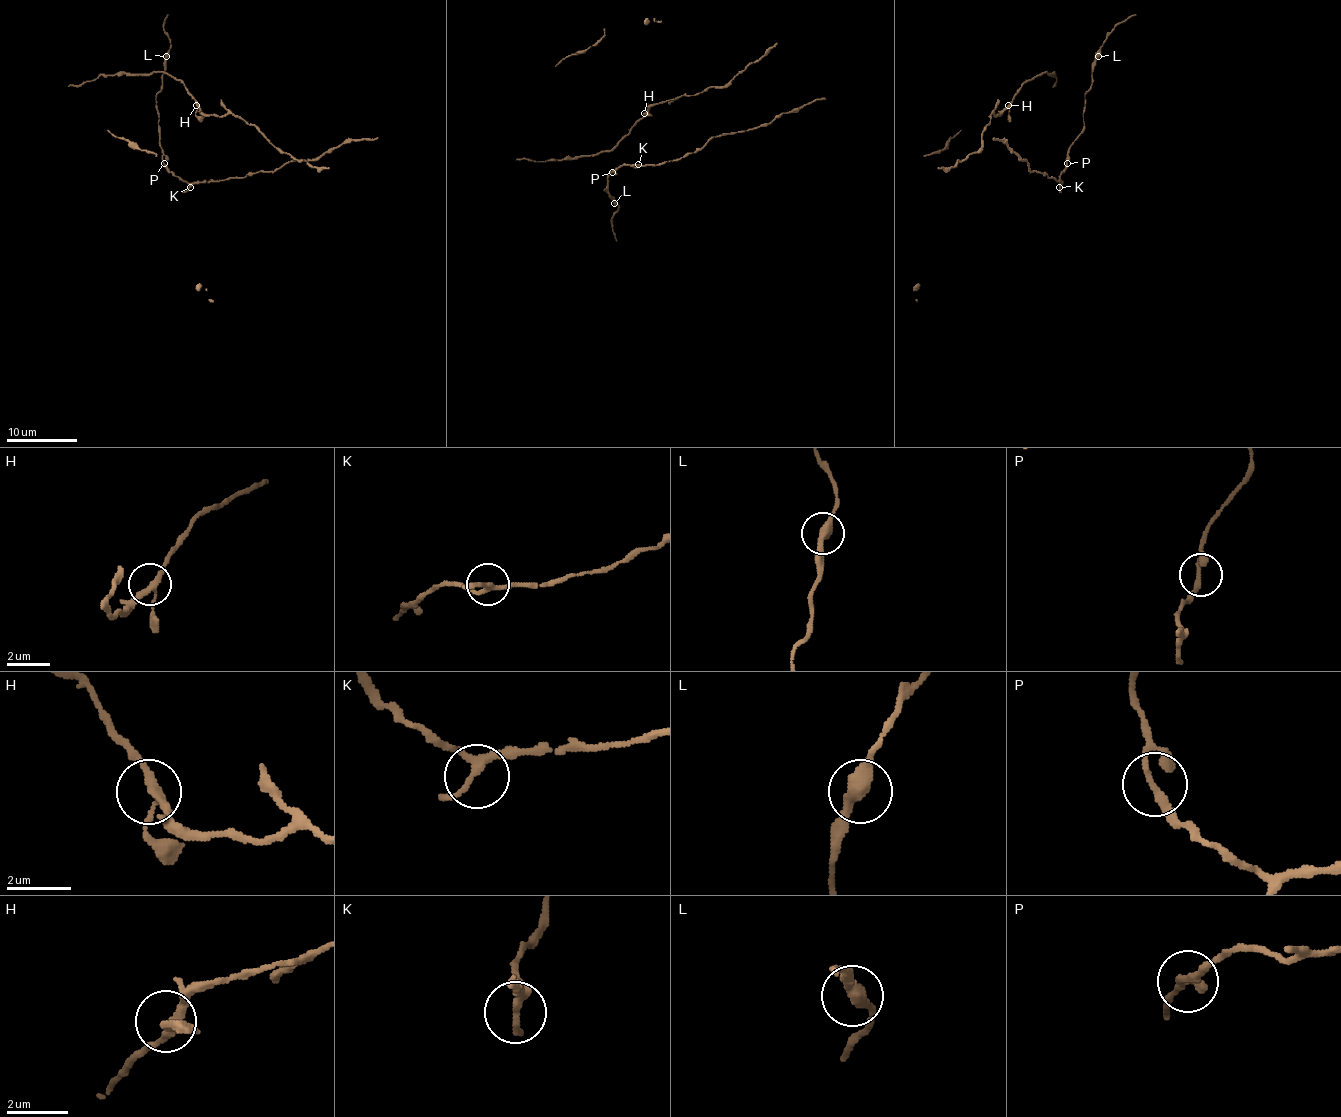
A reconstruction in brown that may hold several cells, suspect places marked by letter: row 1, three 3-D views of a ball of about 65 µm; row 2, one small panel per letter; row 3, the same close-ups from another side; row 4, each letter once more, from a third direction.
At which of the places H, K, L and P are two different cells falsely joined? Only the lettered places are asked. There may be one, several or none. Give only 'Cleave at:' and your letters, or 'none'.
Cleave at: none

